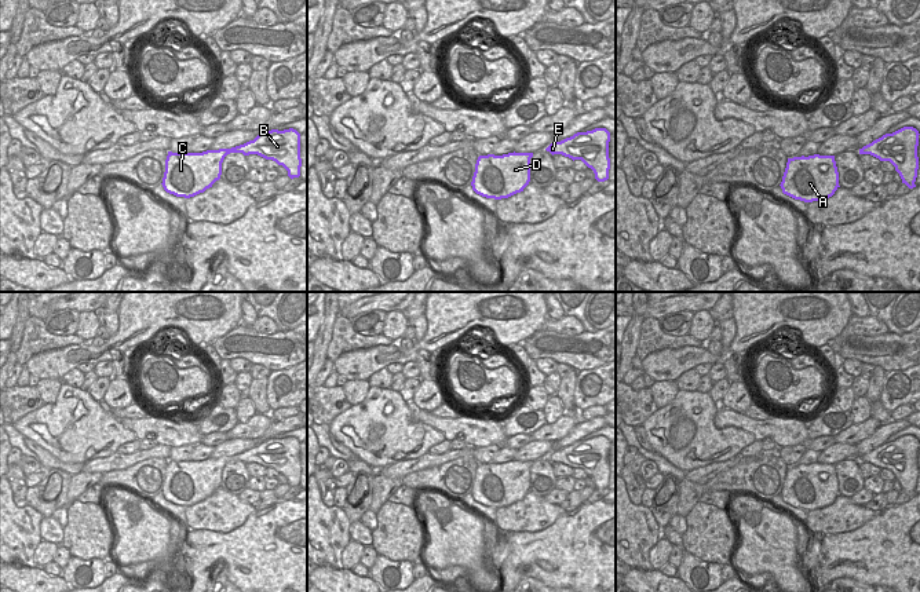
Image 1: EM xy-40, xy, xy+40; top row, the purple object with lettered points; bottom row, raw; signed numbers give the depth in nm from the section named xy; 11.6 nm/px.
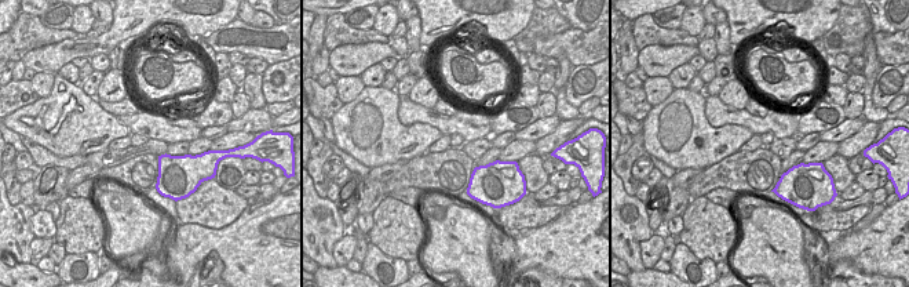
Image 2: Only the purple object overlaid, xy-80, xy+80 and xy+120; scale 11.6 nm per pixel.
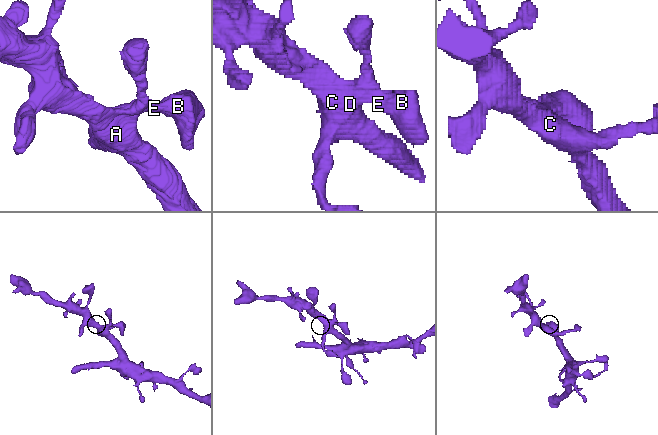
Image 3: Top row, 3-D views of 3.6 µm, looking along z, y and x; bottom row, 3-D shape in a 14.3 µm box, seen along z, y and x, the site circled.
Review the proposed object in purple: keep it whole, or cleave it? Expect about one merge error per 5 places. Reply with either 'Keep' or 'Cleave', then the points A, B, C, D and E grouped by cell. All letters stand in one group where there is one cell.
Keep. Groups: A B C D E.

